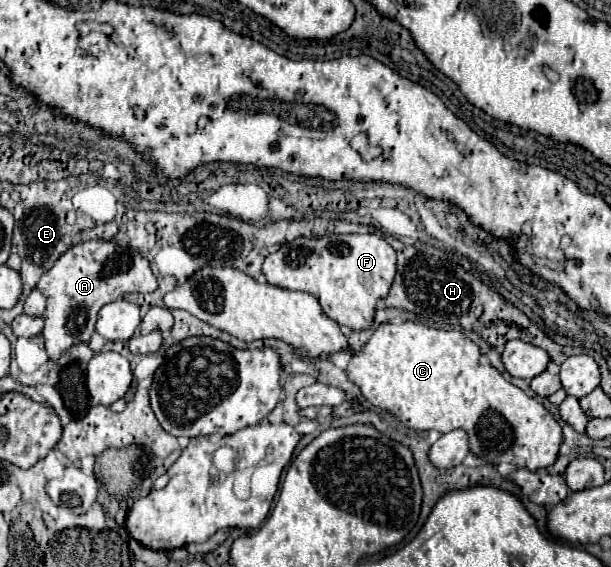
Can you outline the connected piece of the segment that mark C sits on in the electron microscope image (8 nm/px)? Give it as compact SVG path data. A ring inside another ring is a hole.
M414 320L402 324L382 322L362 350L354 352L346 376L362 390L370 404L388 410L414 430L440 430L446 434L454 428L464 428L470 436L472 454L484 456L490 464L512 462L528 470L552 466L562 444L560 424L542 402L504 380L492 364L480 364L480 356L478 344L460 330L438 330Z

